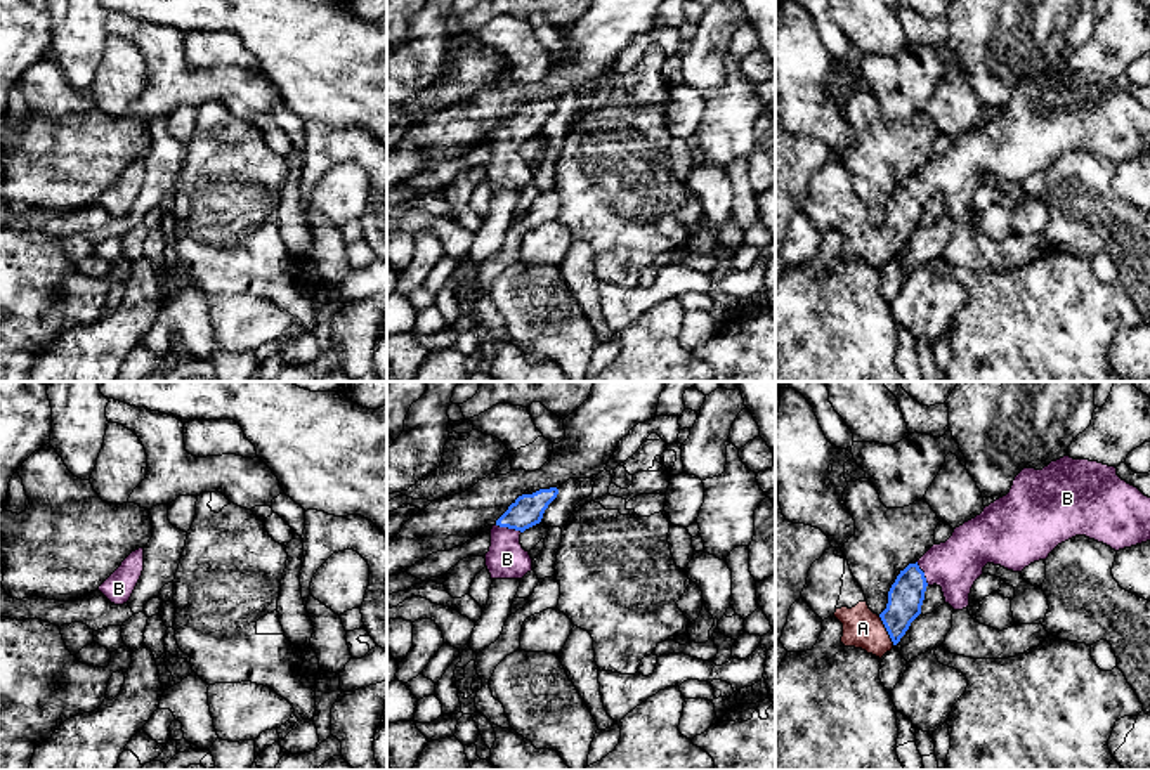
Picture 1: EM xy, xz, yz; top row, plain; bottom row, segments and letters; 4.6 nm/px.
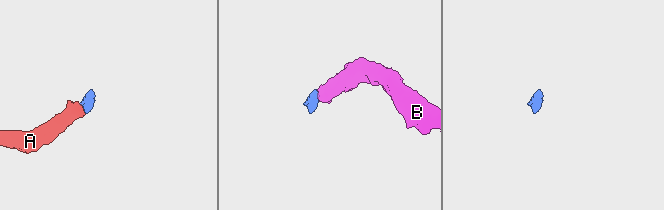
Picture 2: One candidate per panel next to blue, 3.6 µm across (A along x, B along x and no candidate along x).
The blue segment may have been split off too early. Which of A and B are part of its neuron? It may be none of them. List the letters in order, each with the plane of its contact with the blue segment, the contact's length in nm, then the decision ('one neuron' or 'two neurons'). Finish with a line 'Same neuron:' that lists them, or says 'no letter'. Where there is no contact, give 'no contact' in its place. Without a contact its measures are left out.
A: contact in yz; length 150 nm; one neuron
B: contact in xz; length 130 nm; one neuron
Same neuron: A, B

